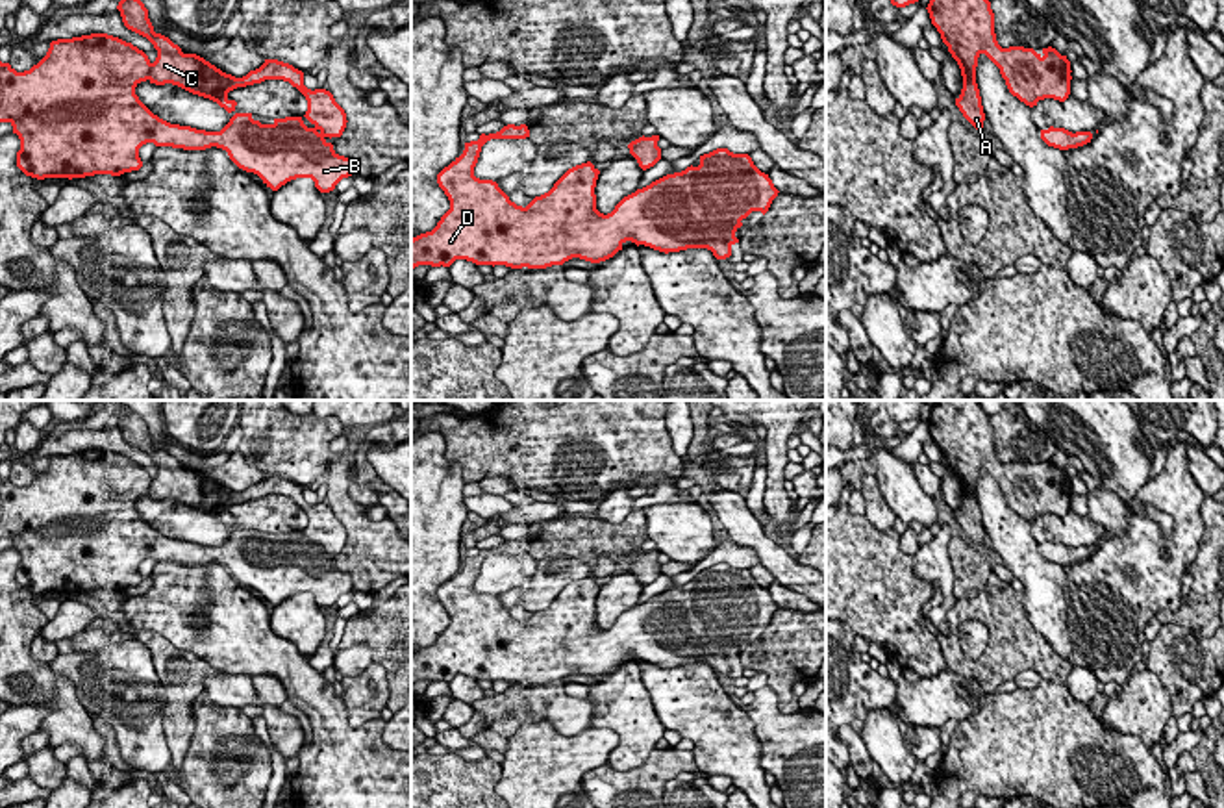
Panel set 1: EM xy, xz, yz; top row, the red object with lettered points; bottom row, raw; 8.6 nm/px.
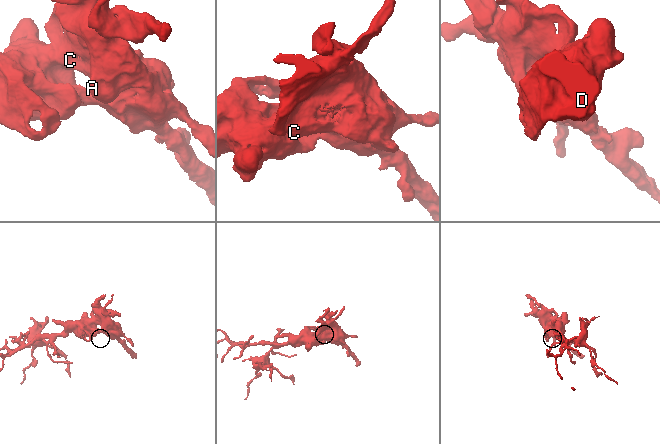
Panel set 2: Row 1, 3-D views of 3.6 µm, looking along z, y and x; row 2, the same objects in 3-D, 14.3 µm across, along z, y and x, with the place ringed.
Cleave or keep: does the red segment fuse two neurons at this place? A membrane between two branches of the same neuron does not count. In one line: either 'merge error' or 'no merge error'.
no merge error

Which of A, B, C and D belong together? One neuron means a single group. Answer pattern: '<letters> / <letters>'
A B C D

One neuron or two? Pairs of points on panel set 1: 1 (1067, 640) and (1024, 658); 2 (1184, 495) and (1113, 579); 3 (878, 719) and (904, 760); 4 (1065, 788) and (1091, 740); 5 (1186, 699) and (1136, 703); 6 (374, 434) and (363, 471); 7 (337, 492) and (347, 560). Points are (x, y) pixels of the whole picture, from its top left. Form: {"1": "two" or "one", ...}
{"1": "two", "2": "one", "3": "one", "4": "one", "5": "two", "6": "one", "7": "one"}

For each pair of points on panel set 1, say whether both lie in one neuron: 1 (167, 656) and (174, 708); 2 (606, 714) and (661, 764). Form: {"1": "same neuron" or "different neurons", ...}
{"1": "same neuron", "2": "different neurons"}

